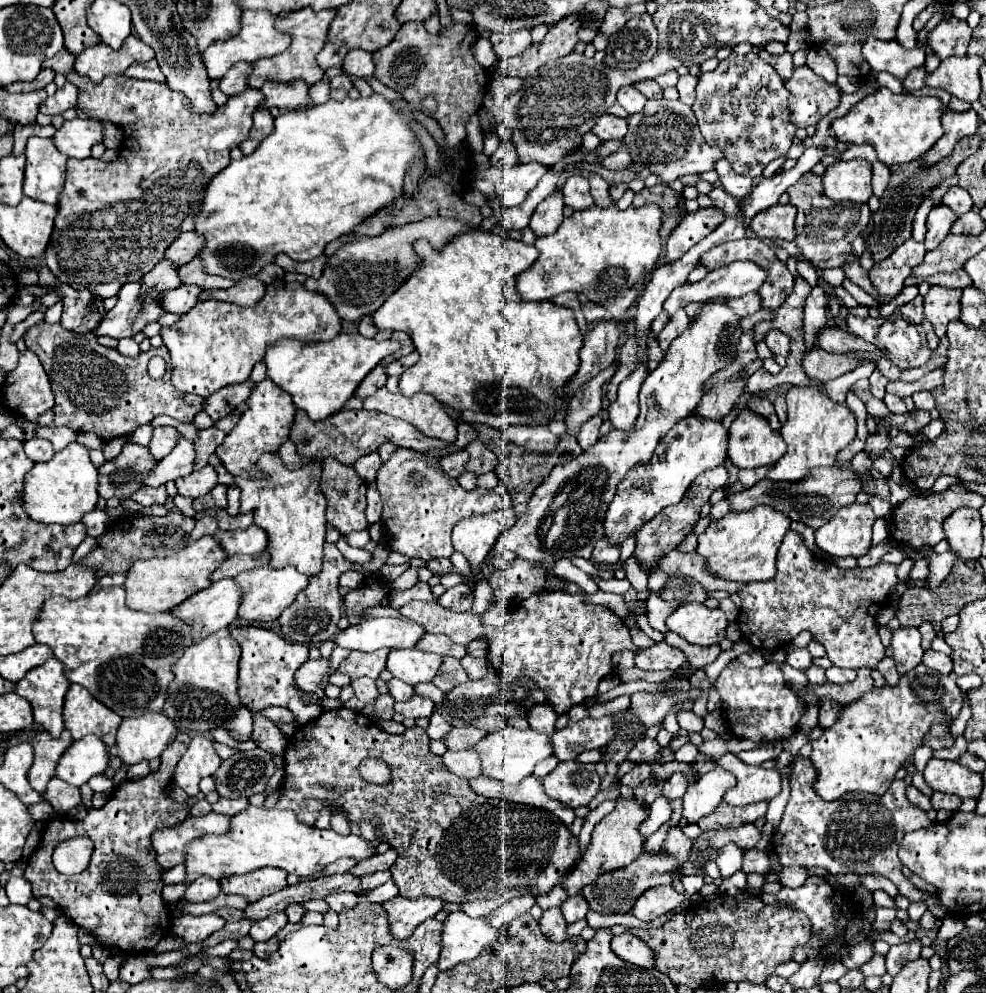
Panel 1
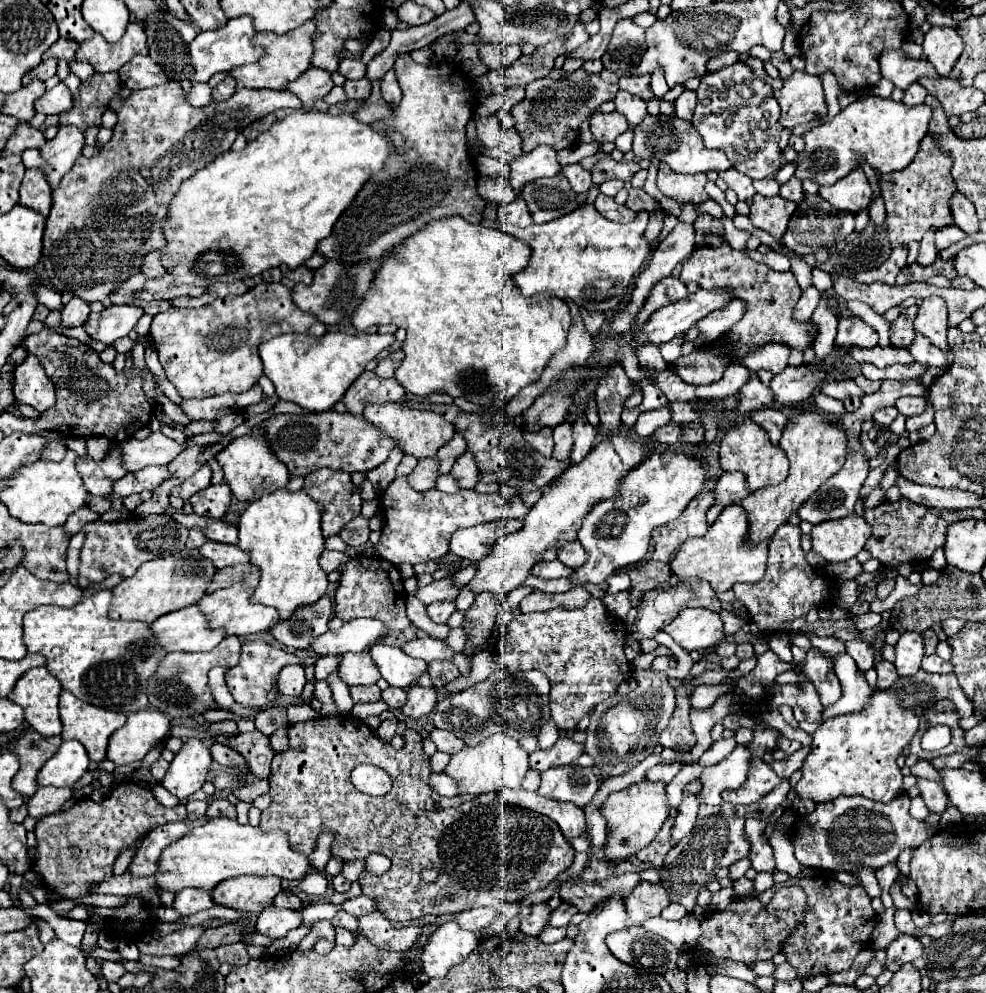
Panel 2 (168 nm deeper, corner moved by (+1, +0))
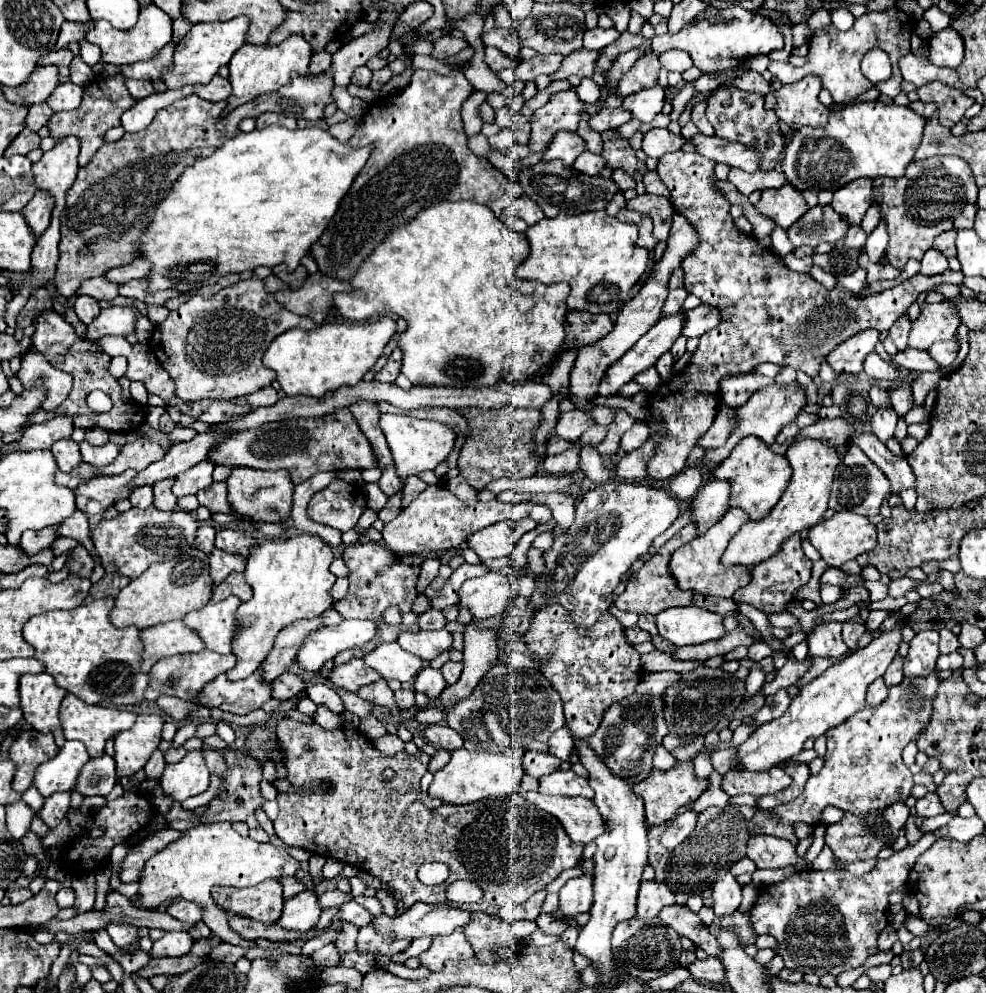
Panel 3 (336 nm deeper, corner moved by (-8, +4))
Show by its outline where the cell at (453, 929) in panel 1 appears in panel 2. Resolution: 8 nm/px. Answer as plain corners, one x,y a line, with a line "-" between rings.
446,922
428,938
420,954
422,972
428,976
444,976
450,966
460,964
476,946
476,934
460,930
456,922

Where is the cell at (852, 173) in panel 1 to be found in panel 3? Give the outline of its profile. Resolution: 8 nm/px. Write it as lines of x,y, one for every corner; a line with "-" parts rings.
857,178
849,182
849,186
843,186
841,190
833,192
831,206
835,208
837,214
849,218
851,224
859,224
871,202
873,202
873,180

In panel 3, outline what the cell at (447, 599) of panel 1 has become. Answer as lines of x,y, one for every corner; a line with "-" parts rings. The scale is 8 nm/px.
429,608
427,612
423,612
419,616
419,628
421,630
439,630
439,628
445,628
447,620
443,616
443,610
439,608

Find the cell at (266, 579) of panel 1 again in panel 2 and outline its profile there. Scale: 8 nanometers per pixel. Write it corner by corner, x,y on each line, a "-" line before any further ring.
230,586
230,588
216,590
214,594
206,594
198,602
198,608
206,616
210,630
222,628
226,636
250,636
256,632
264,632
268,626
274,626
278,622
278,614
274,608
252,604
250,596
252,596
252,588
246,590
242,586

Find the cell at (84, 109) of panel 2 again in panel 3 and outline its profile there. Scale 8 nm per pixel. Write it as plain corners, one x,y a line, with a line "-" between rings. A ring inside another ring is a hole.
115,74
109,78
89,83
84,87
83,102
77,110
71,112
55,112
49,120
49,130
51,136
57,136
57,140
75,134
81,140
81,160
79,166
85,166
89,162
89,158
103,146
103,136
109,128
119,126
121,124
121,114
125,110
129,110
135,104
135,100
129,96
127,86
125,86
125,78
123,74
-
55,122
57,122
57,130
55,130

